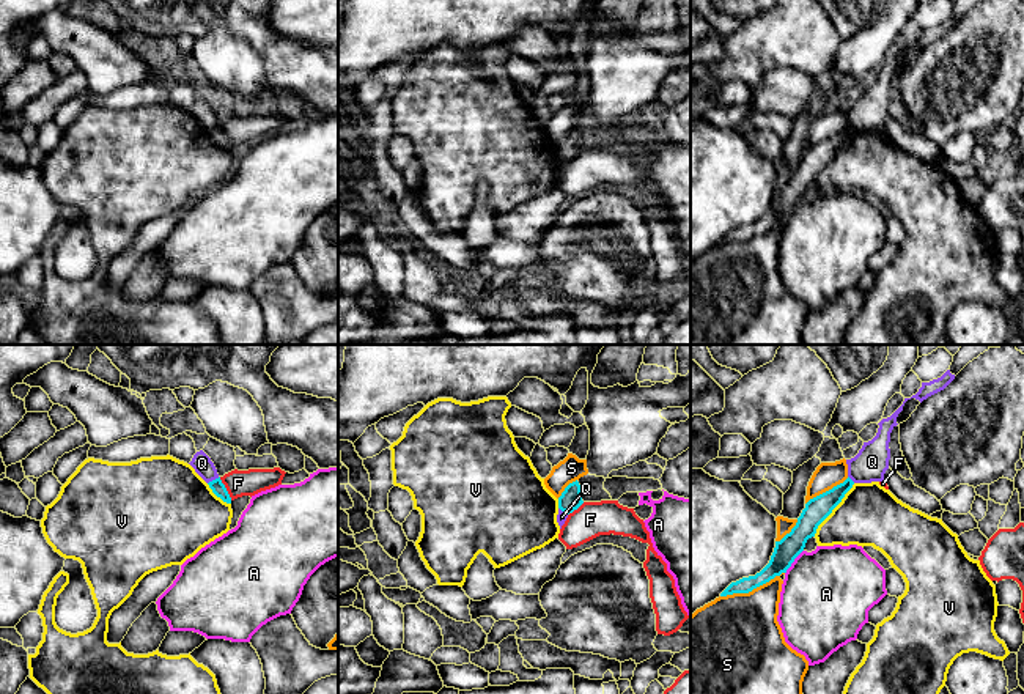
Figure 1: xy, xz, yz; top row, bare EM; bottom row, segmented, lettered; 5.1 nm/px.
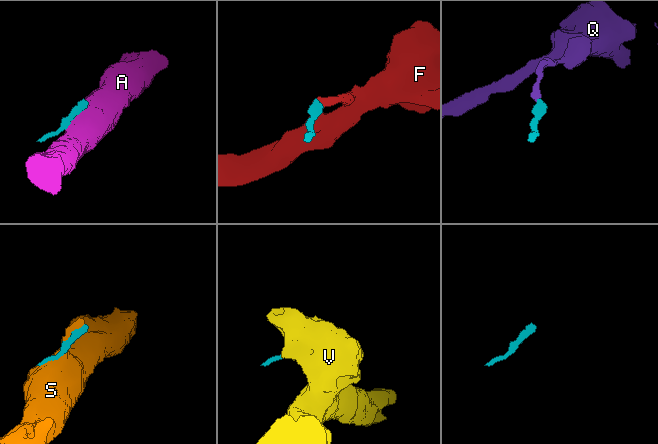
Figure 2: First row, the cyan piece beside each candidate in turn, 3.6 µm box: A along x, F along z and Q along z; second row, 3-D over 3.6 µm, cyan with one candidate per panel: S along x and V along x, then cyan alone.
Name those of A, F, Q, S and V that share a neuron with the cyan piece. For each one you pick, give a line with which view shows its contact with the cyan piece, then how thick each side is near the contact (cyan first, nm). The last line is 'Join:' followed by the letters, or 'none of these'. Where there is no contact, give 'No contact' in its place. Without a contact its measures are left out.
Join: none of these

